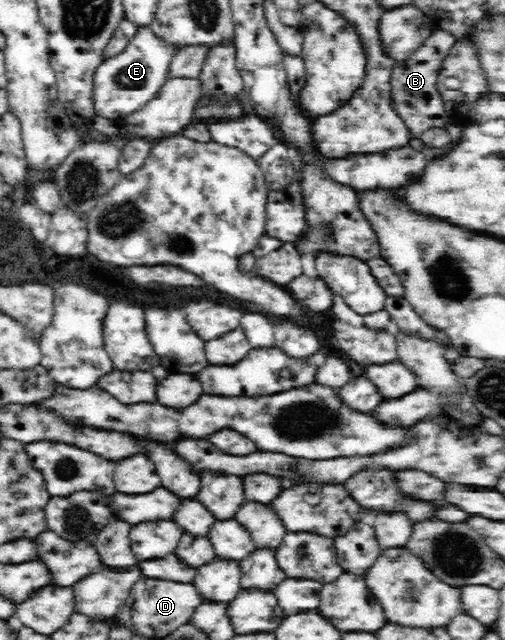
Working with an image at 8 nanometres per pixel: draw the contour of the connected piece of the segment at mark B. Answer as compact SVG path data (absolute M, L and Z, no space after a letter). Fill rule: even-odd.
M435 31L431 37L407 61L397 62L391 74L391 106L401 117L413 138L418 138L431 128L445 128L458 117L449 111L449 107L441 99L437 87L438 72L442 68L445 57L459 41L447 31Z

